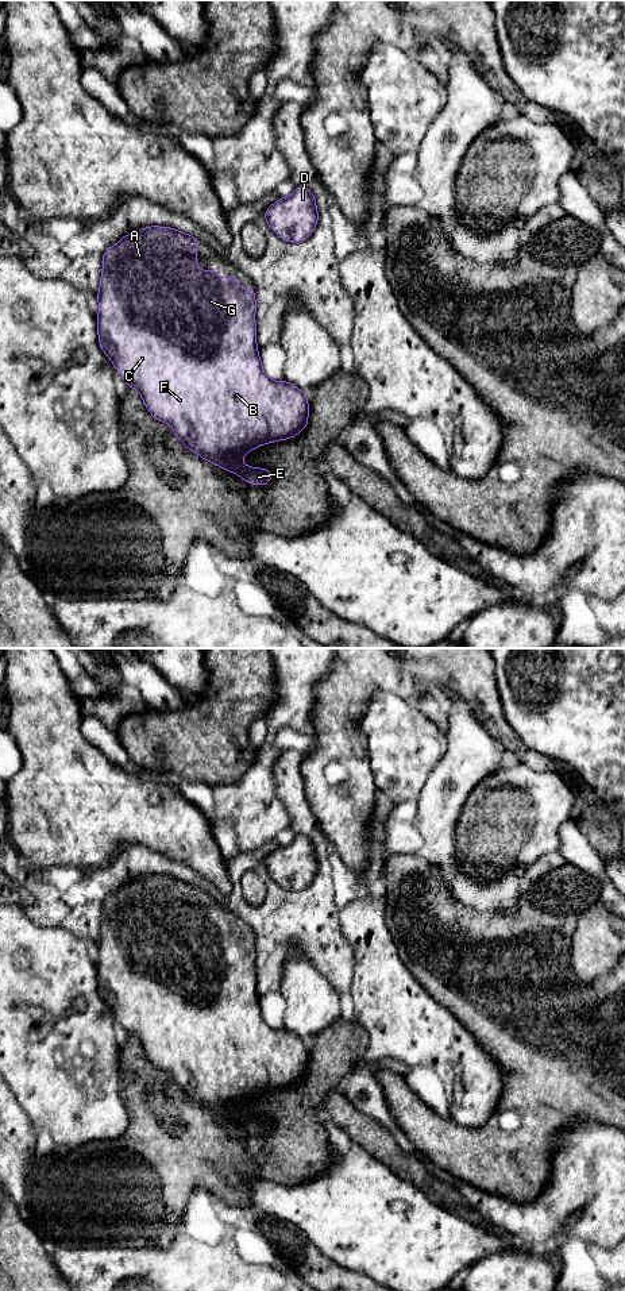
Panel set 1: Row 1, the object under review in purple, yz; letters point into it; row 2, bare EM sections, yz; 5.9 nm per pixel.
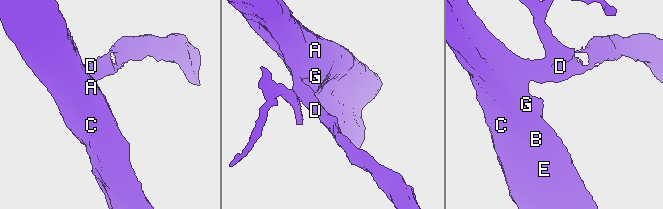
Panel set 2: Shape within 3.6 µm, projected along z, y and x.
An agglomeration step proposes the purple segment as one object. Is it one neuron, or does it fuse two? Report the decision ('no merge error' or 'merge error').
no merge error

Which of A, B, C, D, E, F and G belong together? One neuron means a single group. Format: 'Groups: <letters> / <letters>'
Groups: A B C D E F G

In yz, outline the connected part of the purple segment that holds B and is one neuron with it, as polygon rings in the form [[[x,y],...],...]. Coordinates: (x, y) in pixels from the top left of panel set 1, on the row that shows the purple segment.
[[[151,226],[123,236],[103,254],[97,293],[100,348],[113,363],[127,388],[135,388],[151,413],[167,423],[186,448],[202,459],[235,473],[251,485],[267,485],[273,471],[248,467],[242,458],[254,448],[297,436],[308,427],[306,393],[269,378],[258,354],[255,289],[248,294],[236,278],[220,278],[217,270],[197,269],[197,239],[170,227]]]

